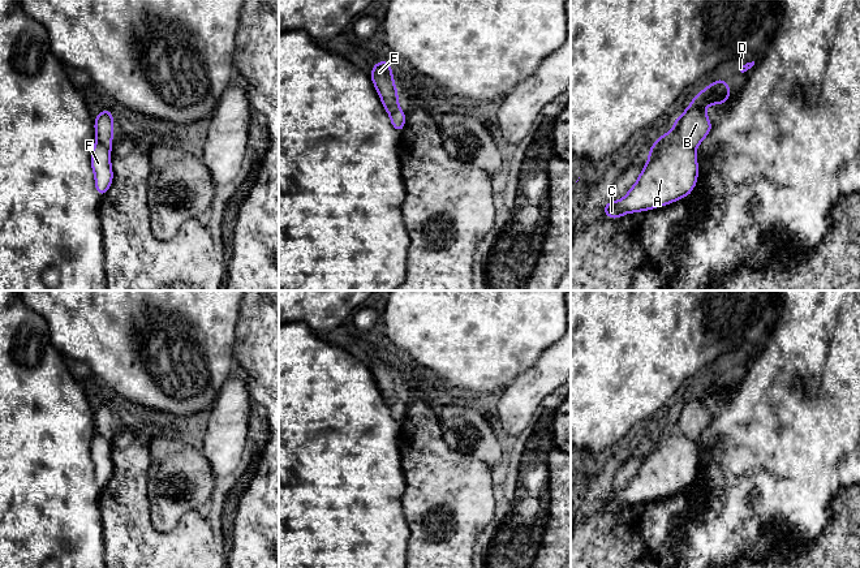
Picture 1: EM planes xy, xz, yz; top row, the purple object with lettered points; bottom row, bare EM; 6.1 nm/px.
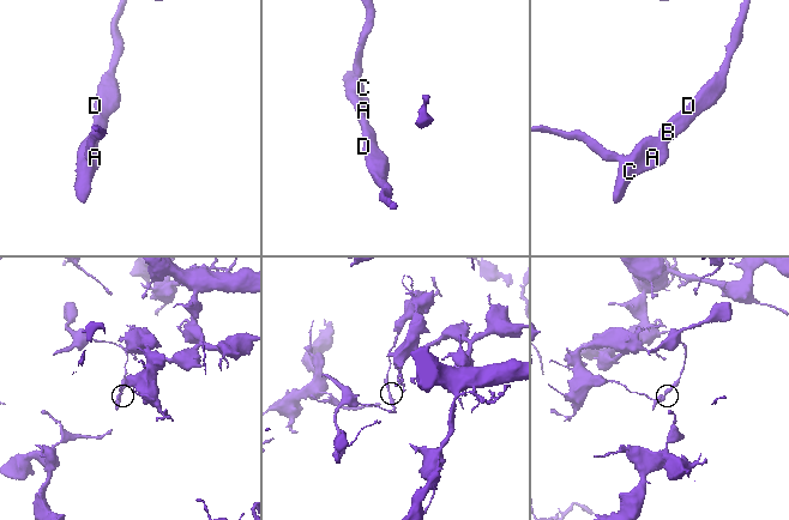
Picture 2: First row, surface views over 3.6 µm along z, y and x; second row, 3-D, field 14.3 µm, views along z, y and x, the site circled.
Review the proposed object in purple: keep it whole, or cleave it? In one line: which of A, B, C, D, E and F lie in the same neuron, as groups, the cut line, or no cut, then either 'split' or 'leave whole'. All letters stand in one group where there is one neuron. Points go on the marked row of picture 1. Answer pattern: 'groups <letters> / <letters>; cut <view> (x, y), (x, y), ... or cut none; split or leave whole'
groups A C E F / B D; cut yz (671, 133), (693, 151); split

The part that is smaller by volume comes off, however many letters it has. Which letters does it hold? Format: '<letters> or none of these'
B, D

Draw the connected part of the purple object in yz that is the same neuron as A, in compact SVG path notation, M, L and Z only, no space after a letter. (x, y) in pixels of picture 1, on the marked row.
M662 133L650 146L648 163L627 195L607 202L603 214L618 219L624 214L648 211L689 195L697 184L698 165L693 150Z

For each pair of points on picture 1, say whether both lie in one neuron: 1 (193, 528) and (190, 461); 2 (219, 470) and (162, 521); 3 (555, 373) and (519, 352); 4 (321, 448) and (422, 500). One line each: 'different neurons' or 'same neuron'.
1: different neurons
2: different neurons
3: different neurons
4: different neurons

